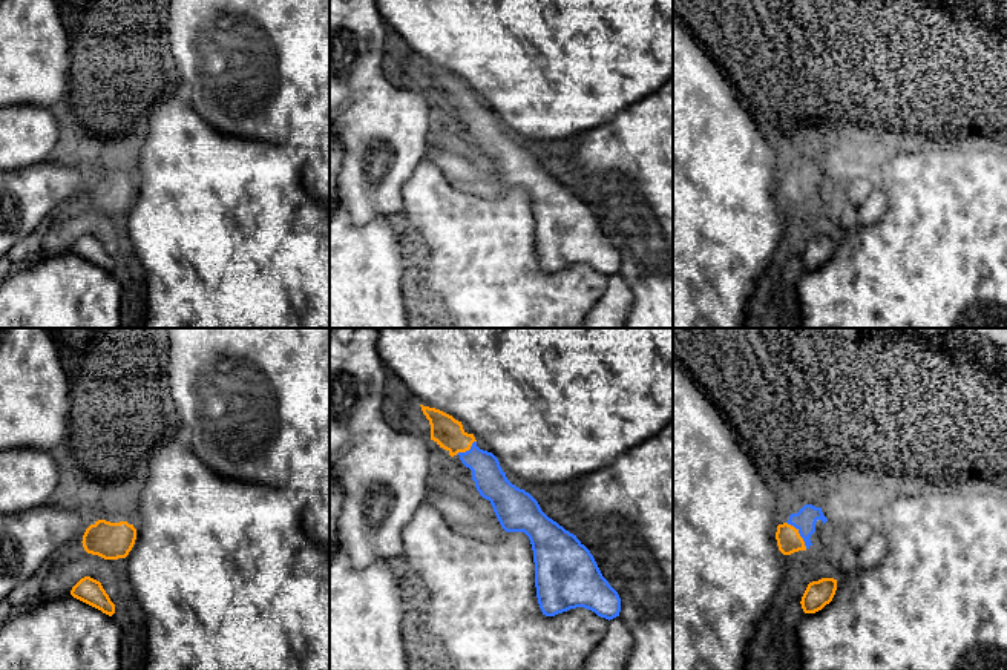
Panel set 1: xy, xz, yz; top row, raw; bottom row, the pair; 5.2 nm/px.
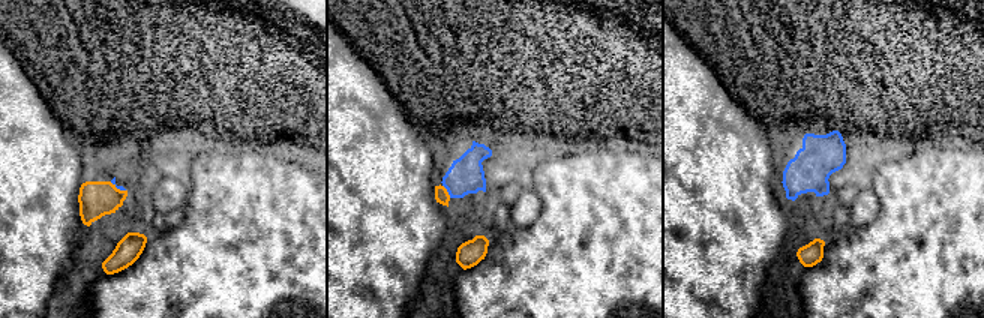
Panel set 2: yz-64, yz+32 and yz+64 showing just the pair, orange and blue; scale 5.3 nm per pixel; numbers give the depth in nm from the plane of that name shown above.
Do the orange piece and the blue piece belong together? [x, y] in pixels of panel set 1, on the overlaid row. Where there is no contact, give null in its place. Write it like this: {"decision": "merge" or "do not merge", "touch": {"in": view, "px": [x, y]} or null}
{"decision": "merge", "touch": {"in": "yz", "px": [799, 534]}}

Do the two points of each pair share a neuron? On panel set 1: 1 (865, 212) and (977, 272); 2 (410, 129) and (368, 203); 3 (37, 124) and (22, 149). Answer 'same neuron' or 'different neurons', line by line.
1: different neurons
2: same neuron
3: same neuron

